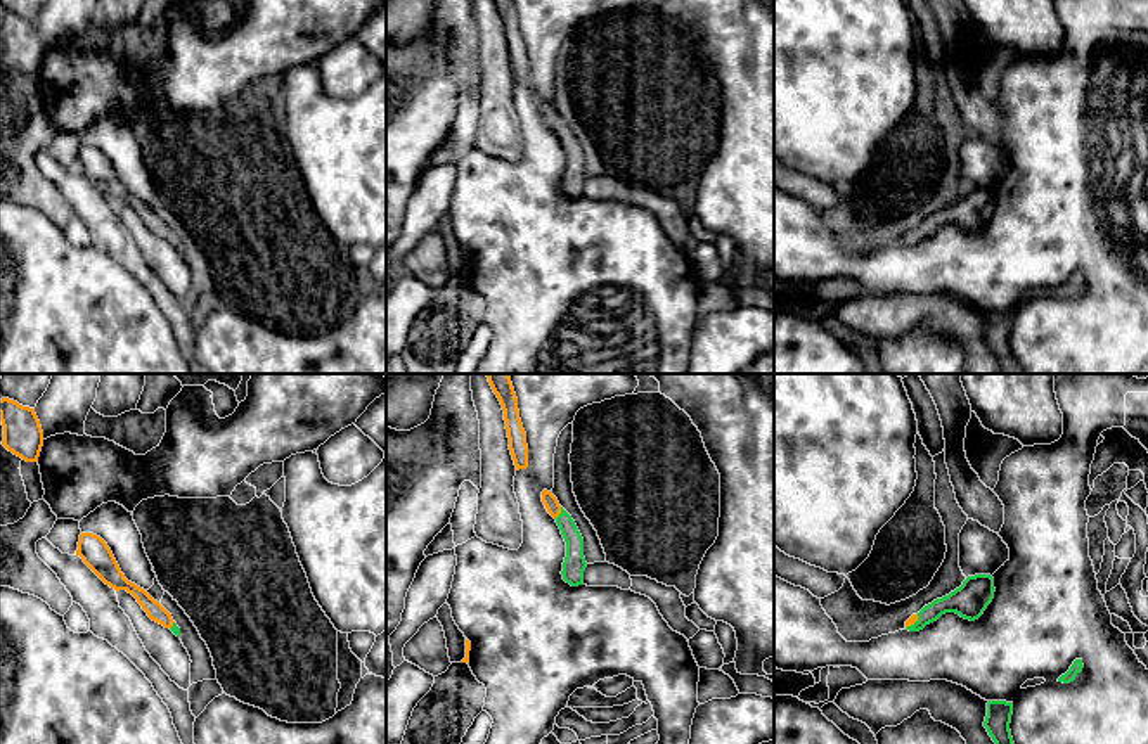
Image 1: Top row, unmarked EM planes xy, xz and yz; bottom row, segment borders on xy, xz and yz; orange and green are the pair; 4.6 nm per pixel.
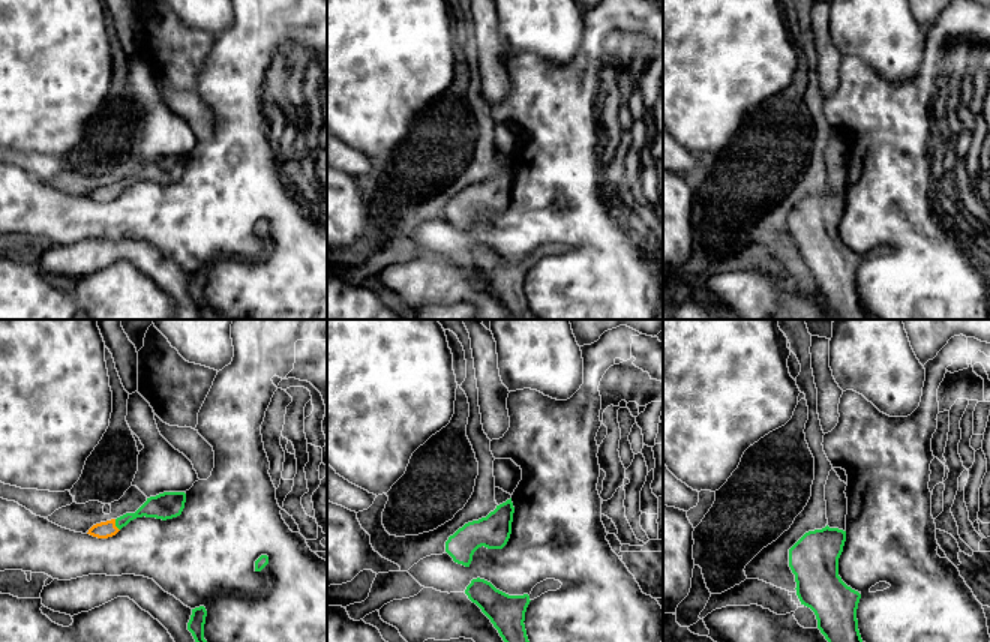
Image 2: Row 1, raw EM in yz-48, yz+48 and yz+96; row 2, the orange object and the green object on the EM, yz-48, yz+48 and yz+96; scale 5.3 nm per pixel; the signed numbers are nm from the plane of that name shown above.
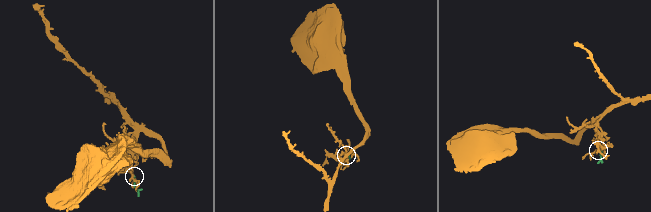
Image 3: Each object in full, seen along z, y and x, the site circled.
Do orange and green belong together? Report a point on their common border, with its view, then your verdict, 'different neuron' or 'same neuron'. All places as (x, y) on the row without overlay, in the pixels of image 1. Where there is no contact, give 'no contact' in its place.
contact xz (560, 125); same neuron

